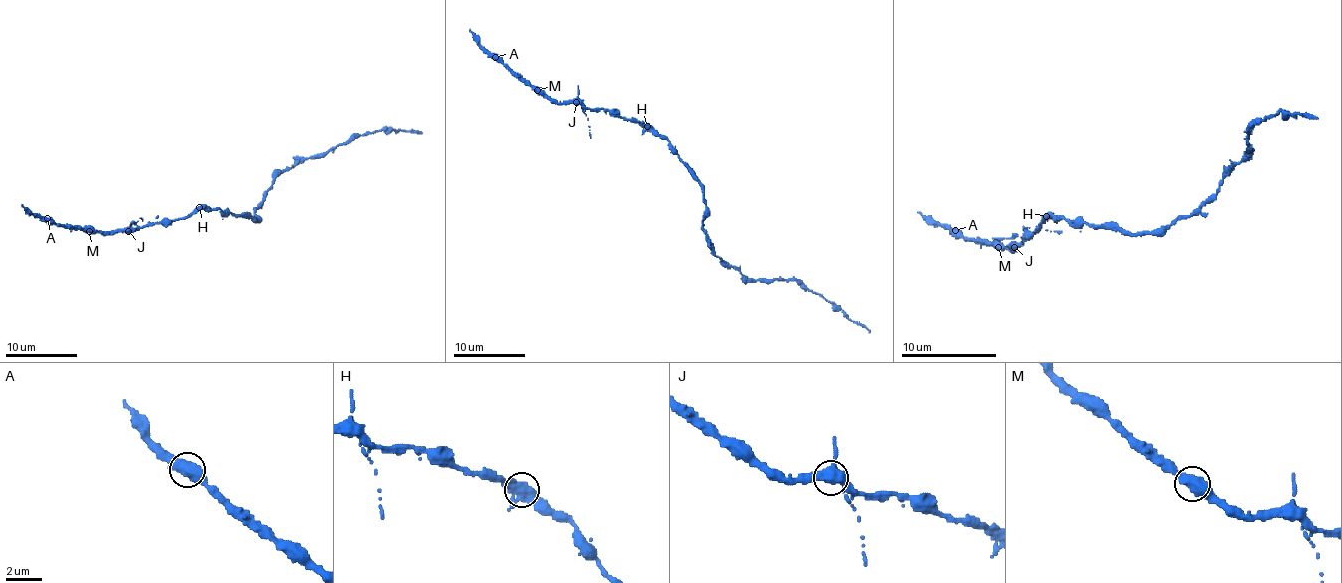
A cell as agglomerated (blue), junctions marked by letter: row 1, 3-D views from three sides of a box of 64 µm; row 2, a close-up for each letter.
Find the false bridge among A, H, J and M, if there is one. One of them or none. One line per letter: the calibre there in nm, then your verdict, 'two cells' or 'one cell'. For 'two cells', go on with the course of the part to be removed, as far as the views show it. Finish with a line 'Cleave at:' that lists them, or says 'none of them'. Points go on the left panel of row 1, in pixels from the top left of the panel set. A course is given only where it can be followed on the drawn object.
A: calibre 500 nm; one cell
H: calibre 440 nm; one cell
J: calibre 380 nm; one cell
M: calibre 480 nm; one cell
Cleave at: none of them

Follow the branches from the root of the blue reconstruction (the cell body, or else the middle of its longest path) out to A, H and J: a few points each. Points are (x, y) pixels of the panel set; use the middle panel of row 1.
A: (697, 176), (665, 138), (656, 136), (638, 122), (573, 102), (553, 102), (524, 84), (495, 57)
H: (697, 176), (681, 160), (677, 151), (647, 126)
J: (697, 176), (665, 138), (656, 136), (634, 120), (614, 117), (601, 109), (583, 108), (576, 102)

